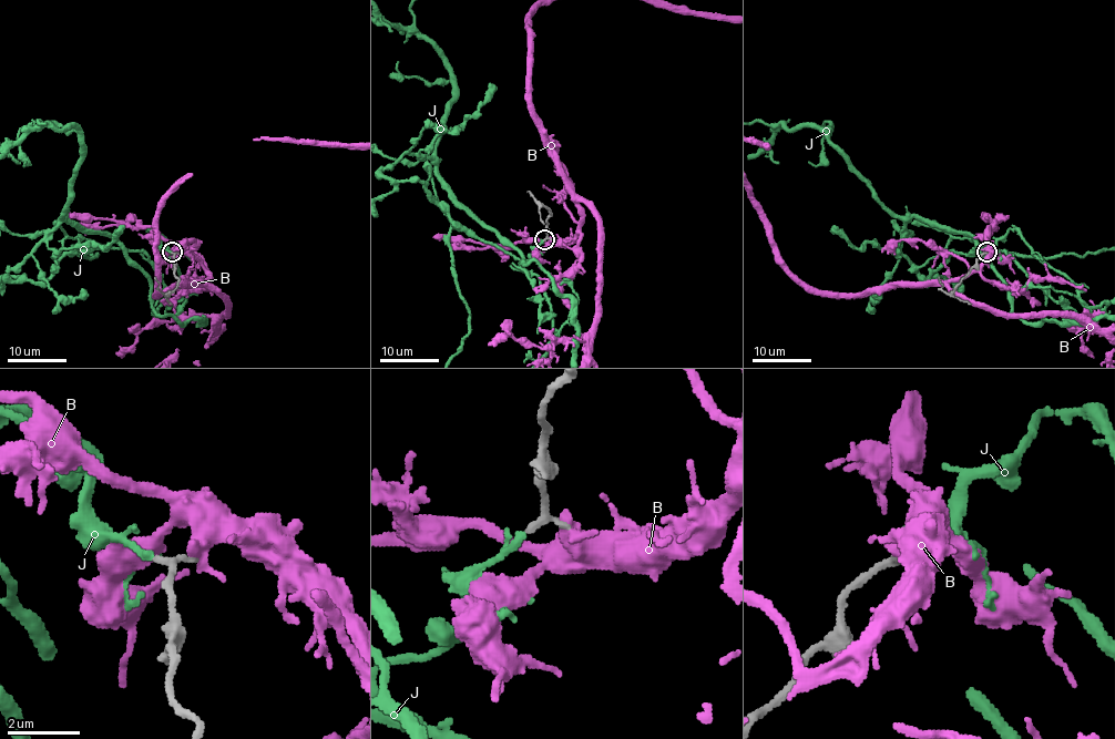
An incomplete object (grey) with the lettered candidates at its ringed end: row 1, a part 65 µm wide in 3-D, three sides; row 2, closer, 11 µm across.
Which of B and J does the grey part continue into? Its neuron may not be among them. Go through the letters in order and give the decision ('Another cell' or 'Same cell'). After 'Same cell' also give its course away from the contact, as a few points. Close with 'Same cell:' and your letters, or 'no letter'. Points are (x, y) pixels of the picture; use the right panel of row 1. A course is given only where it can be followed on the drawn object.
B: Another cell
J: Same cell
Same cell: J

